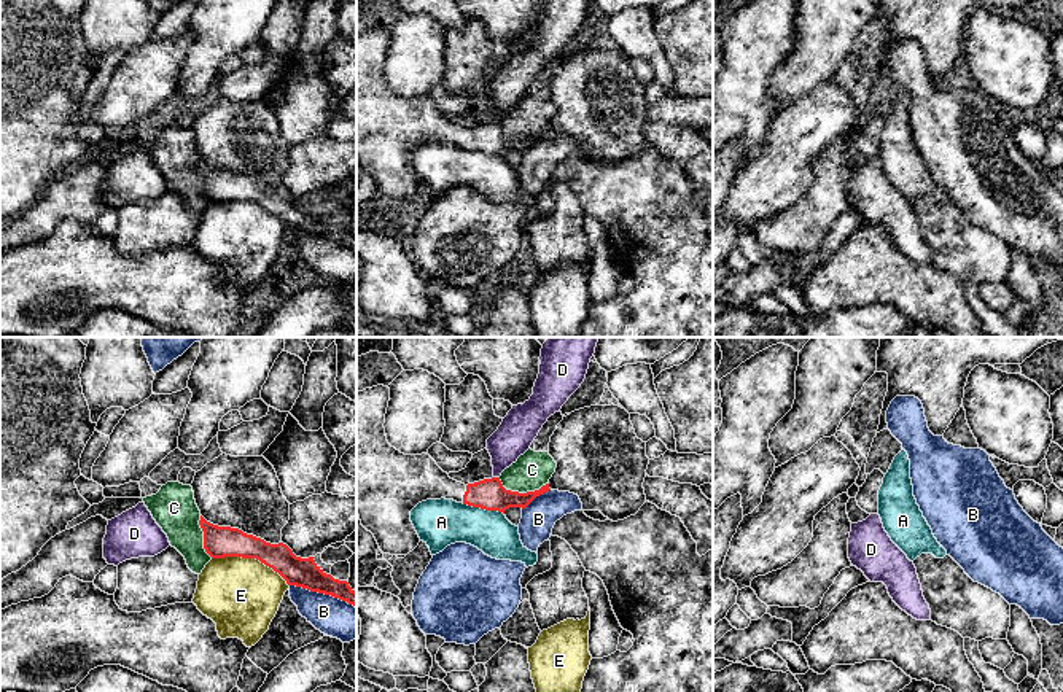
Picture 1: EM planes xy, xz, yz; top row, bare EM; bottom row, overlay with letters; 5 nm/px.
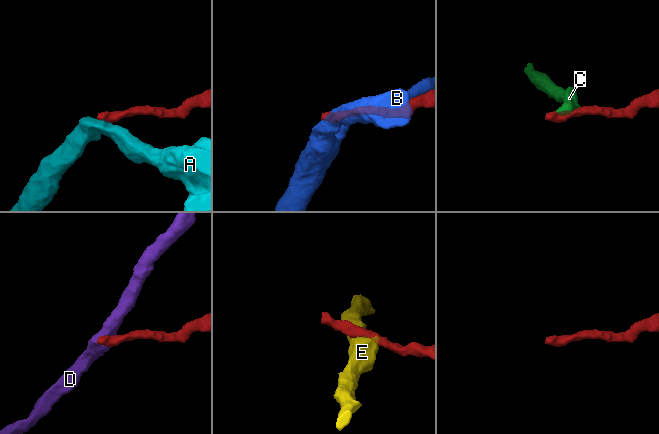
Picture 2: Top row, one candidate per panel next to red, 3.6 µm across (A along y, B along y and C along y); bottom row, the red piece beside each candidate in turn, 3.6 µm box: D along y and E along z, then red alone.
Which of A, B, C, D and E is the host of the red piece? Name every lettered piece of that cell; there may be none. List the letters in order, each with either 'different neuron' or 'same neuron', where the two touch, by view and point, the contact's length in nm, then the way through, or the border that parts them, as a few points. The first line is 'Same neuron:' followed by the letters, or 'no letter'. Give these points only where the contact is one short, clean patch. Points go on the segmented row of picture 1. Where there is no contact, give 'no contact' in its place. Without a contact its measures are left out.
Same neuron: no letter
A: different neuron | xz (482, 508) | 220 nm | along xz (462, 503), (497, 509), (503, 514)
B: different neuron | xy (323, 592) | 360 nm
C: different neuron | xz (521, 493) | 260 nm | along xz (498, 478), (506, 489), (519, 492), (538, 490), (546, 482)
D: different neuron | xz (497, 478) | 30 nm | along xz (494, 476), (498, 478)
E: different neuron | xy (252, 557) | 420 nm

